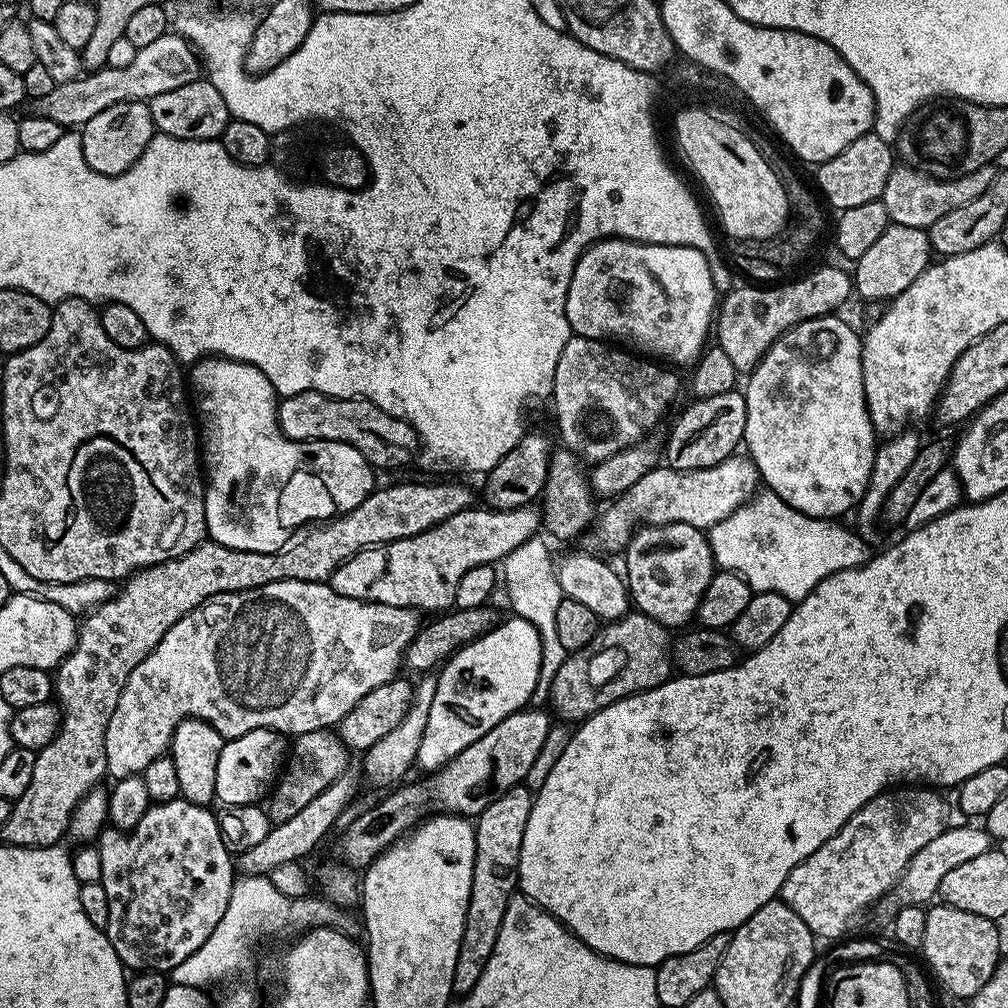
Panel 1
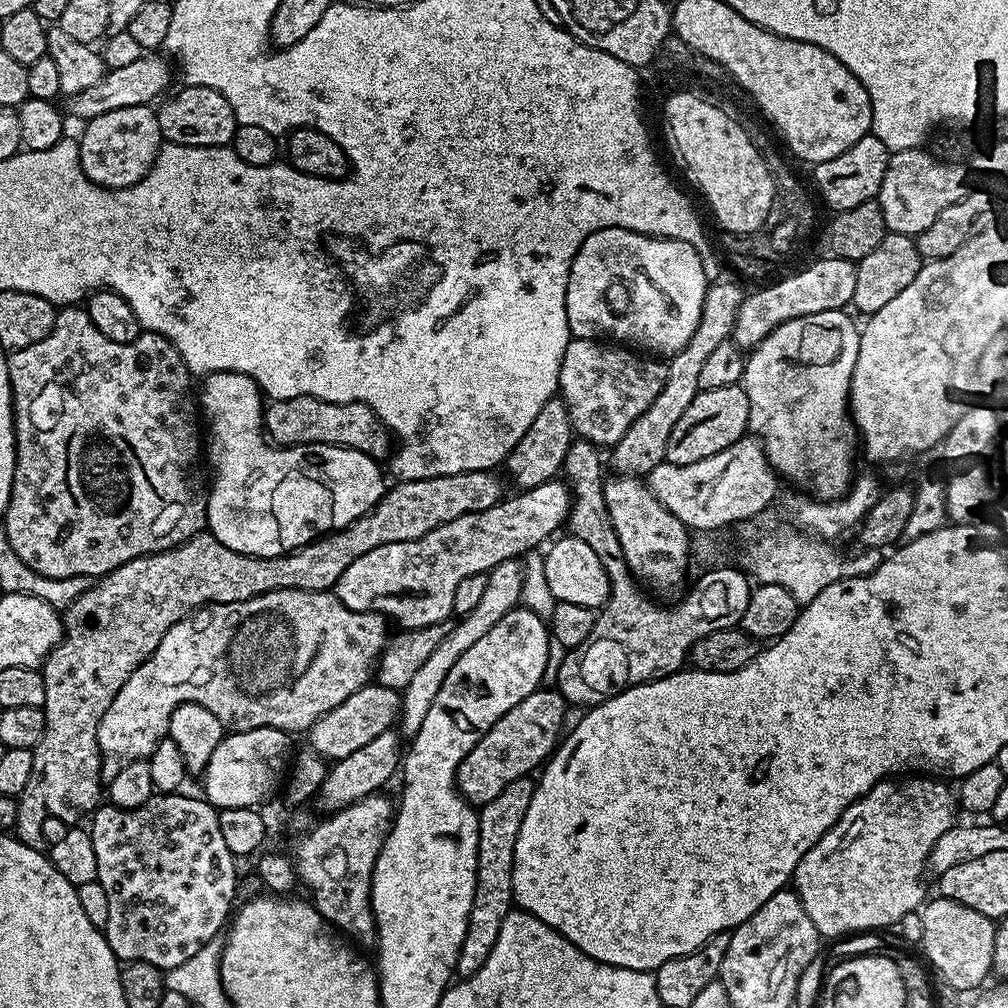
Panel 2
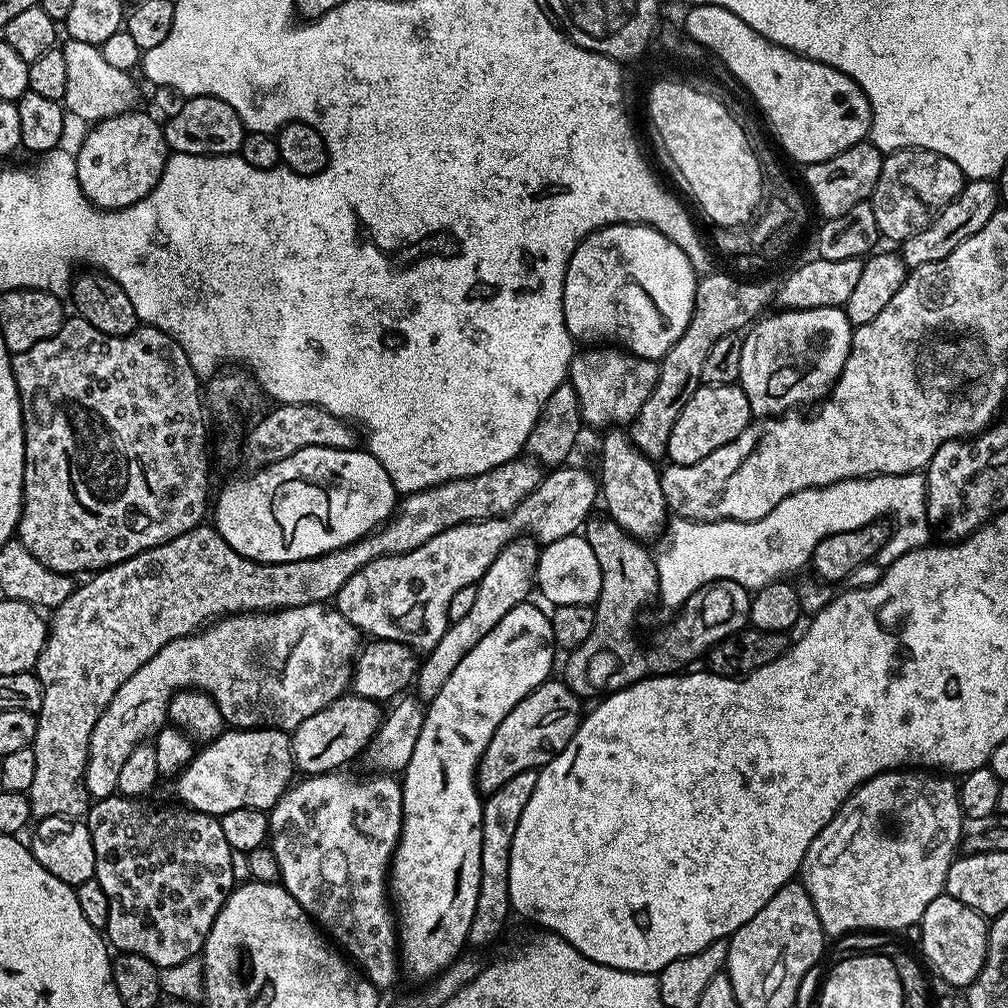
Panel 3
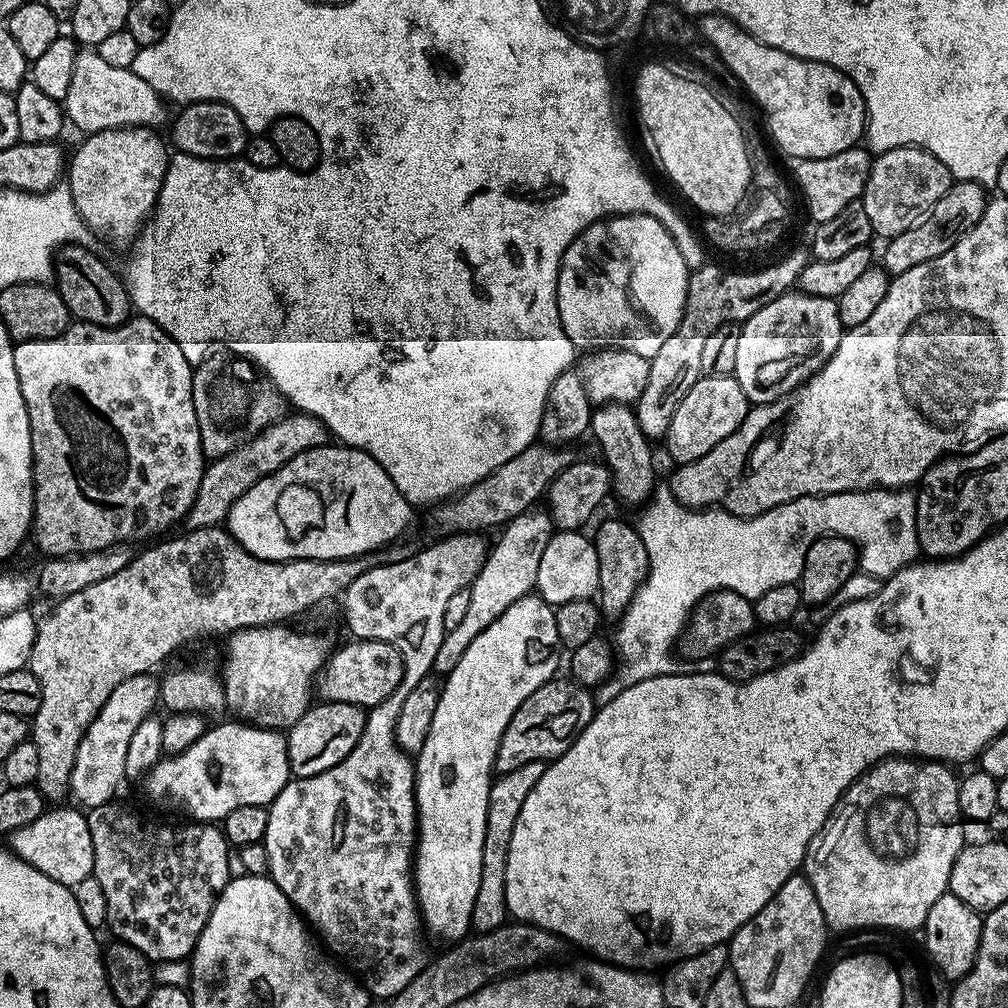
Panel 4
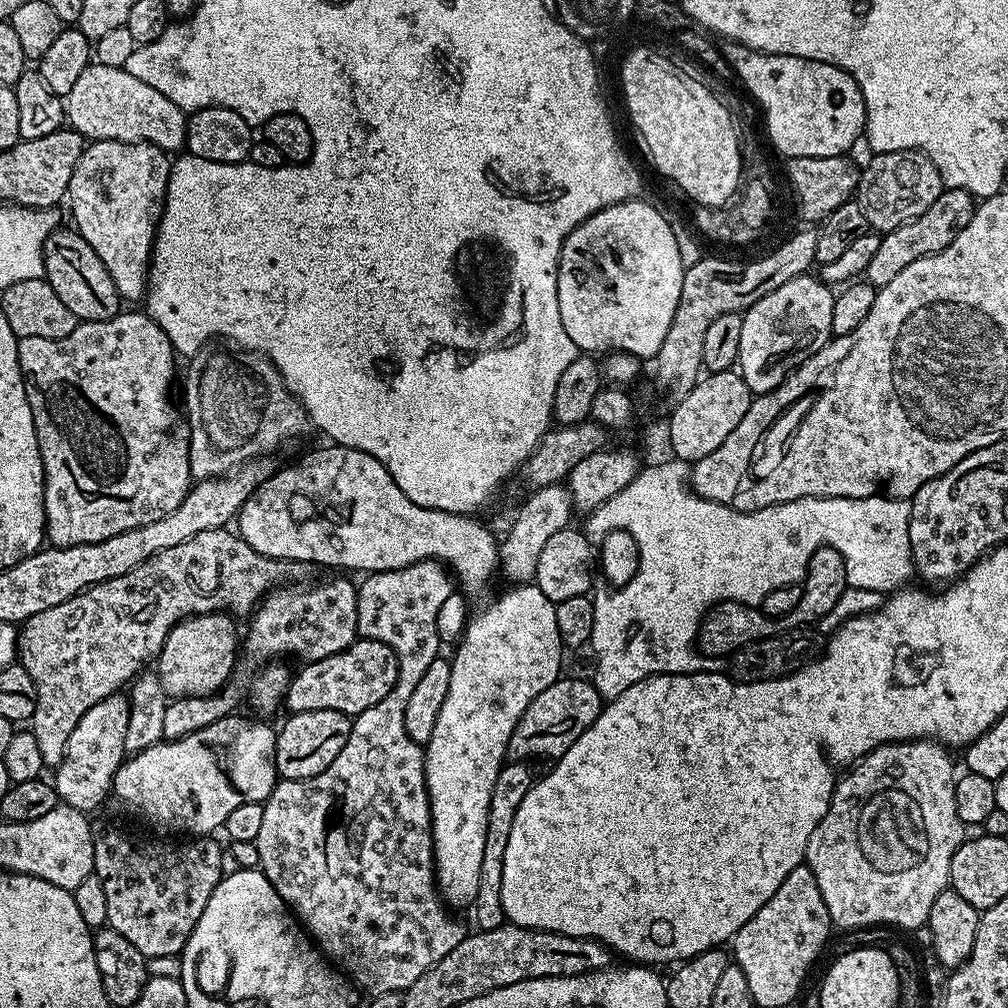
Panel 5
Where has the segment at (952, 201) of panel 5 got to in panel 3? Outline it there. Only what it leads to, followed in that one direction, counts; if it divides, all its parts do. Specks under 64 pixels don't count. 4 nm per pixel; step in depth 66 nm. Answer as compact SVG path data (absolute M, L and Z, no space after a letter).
M969 179L958 194L958 198L954 198L954 202L942 206L940 213L926 227L918 230L918 234L906 238L899 245L898 254L904 260L905 269L911 270L946 258L946 254L950 254L950 250L954 250L958 242L966 242L966 238L978 234L978 230L982 230L982 226L990 222L990 218L998 211L1001 204L1000 190L995 179Z

